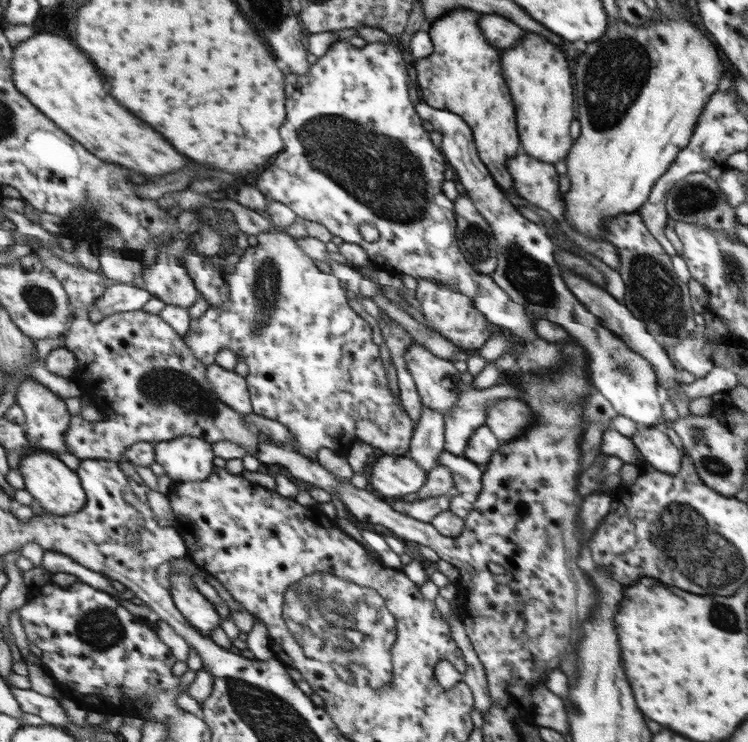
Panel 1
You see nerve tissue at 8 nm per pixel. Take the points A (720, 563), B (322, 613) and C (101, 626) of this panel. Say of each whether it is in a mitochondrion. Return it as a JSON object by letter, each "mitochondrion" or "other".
{"A":"mitochondrion","B":"mitochondrion","C":"mitochondrion"}

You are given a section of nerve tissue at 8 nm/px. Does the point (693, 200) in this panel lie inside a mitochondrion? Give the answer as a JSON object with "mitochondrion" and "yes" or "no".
{"mitochondrion":"yes"}

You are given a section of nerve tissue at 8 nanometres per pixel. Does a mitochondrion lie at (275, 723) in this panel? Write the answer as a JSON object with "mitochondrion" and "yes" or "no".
{"mitochondrion":"yes"}

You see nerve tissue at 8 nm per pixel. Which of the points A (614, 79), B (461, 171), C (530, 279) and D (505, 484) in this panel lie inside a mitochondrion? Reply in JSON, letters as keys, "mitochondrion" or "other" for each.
{"A":"mitochondrion","B":"other","C":"mitochondrion","D":"other"}

